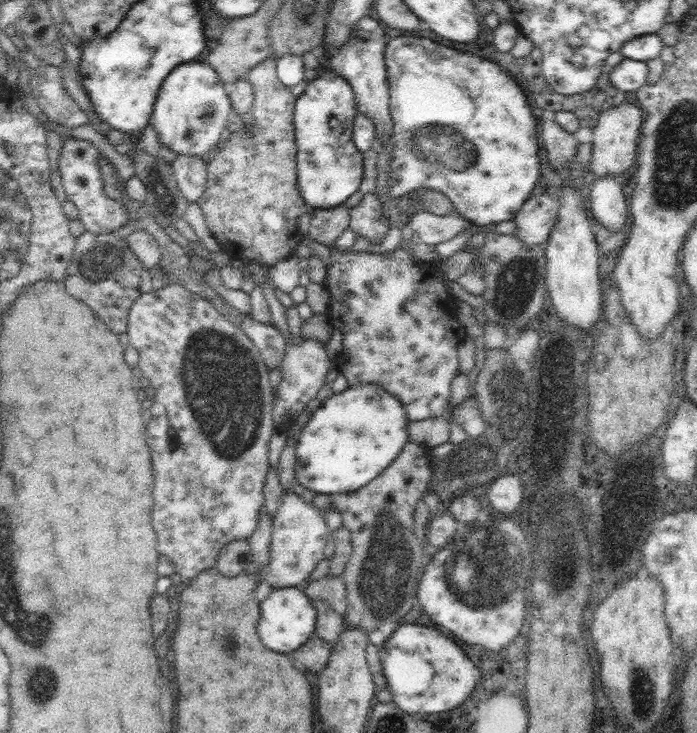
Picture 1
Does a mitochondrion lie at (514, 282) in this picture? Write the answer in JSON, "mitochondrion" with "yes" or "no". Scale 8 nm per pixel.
{"mitochondrion":"yes"}

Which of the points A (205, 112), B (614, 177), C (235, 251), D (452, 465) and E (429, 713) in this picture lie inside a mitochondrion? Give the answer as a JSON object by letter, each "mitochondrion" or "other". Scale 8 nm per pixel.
{"A":"mitochondrion","B":"other","C":"other","D":"mitochondrion","E":"other"}

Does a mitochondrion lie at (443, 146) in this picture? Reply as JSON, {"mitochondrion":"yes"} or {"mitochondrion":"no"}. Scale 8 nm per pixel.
{"mitochondrion":"yes"}

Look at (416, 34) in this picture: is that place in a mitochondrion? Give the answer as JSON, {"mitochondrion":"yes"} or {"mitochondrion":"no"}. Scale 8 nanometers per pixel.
{"mitochondrion":"no"}

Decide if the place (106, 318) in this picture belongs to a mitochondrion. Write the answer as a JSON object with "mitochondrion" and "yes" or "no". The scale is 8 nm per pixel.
{"mitochondrion":"no"}

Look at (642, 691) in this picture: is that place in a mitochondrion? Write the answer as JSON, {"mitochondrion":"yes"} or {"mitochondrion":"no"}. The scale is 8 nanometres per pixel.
{"mitochondrion":"yes"}

